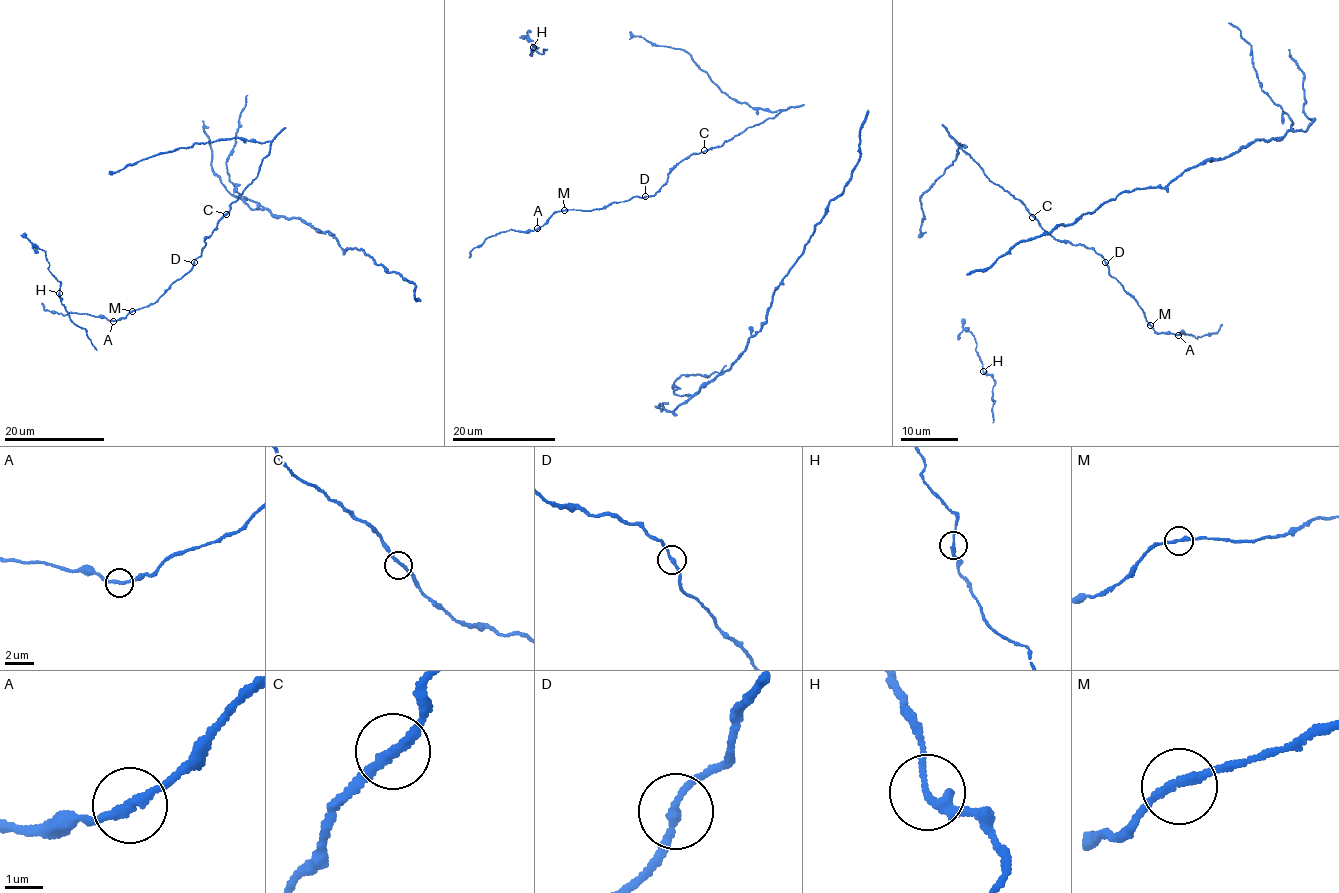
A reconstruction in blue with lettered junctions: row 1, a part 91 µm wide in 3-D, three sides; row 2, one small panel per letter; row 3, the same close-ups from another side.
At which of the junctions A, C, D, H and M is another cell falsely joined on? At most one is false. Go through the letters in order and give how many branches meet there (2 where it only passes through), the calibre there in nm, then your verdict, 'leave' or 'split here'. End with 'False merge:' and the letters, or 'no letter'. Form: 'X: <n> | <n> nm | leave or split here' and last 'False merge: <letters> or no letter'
A: 2 | 220 nm | leave
C: 2 | 240 nm | leave
D: 2 | 200 nm | leave
H: 2 | 220 nm | leave
M: 2 | 220 nm | leave
False merge: no letter

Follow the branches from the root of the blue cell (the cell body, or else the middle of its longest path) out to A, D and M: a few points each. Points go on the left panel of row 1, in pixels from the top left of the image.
A: (225, 213), (206, 238), (206, 243), (193, 266), (181, 278), (173, 281), (154, 302), (112, 320)
D: (225, 213), (206, 238), (206, 243), (194, 262)
M: (225, 213), (206, 238), (204, 247), (188, 272), (173, 281), (154, 302), (133, 312)

